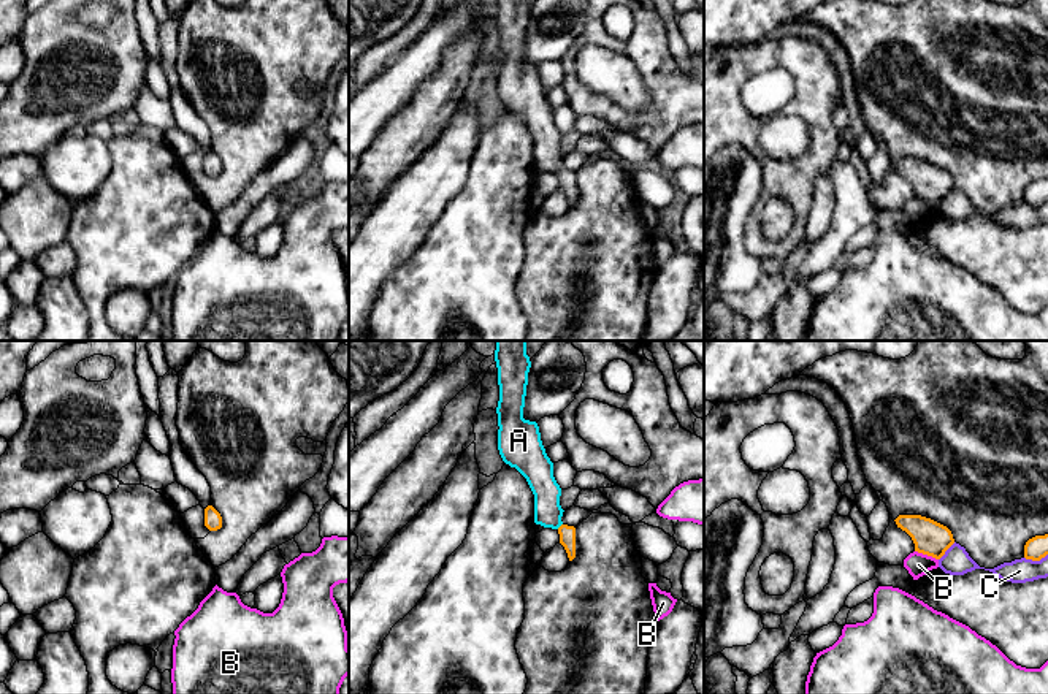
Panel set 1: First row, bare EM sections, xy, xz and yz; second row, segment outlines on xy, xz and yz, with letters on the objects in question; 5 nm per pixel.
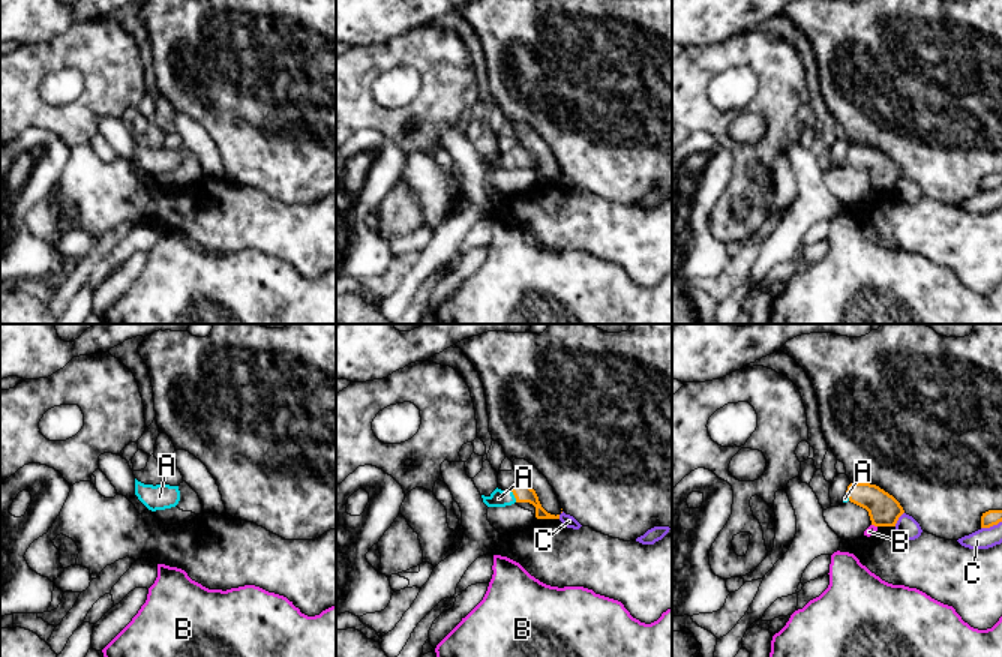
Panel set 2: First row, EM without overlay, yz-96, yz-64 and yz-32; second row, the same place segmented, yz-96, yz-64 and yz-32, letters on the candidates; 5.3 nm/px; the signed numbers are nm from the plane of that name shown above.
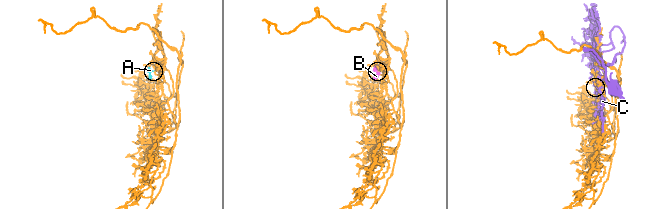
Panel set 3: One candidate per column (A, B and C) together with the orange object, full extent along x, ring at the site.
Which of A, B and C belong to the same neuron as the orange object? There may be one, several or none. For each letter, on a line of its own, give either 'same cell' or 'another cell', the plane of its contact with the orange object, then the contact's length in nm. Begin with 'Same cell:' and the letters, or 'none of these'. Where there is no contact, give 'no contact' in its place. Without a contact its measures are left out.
Same cell: A
A: same cell | xz | 40 nm
B: another cell | yz | 130 nm
C: another cell | yz | 130 nm

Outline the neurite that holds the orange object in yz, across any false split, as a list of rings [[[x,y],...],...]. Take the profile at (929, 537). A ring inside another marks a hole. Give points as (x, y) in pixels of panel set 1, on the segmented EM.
[[[899,515],[894,521],[897,528],[912,537],[915,551],[918,553],[940,559],[954,543],[951,531],[931,518],[921,515]]]

